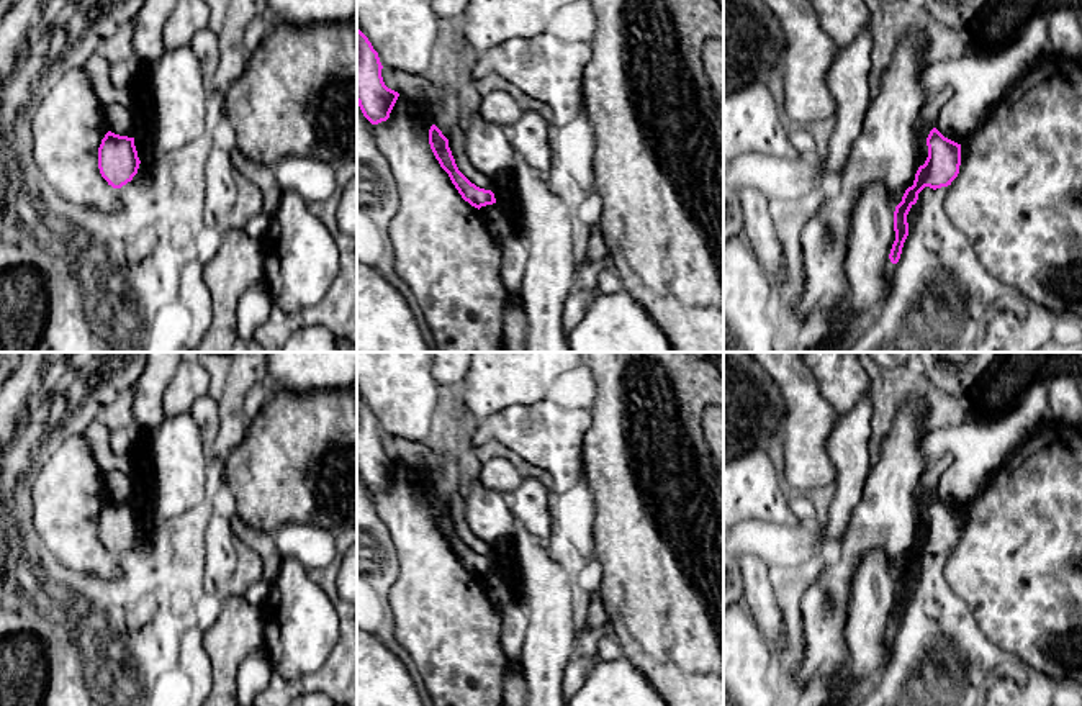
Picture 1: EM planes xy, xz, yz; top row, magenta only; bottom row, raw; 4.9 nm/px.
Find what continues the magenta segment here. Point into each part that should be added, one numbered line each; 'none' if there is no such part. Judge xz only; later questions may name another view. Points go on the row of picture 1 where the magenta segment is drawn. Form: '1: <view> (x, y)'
none

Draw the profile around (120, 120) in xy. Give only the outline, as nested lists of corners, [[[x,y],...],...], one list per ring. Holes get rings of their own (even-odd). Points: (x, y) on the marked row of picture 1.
[[[105,103],[103,116],[106,120],[108,131],[128,138],[136,136],[134,115],[131,106]]]

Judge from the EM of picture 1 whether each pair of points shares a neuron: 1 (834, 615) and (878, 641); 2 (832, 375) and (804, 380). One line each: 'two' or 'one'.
1: two
2: two

